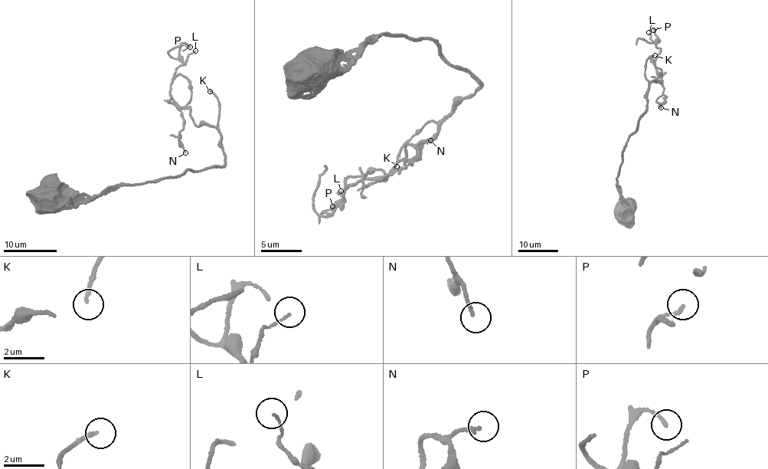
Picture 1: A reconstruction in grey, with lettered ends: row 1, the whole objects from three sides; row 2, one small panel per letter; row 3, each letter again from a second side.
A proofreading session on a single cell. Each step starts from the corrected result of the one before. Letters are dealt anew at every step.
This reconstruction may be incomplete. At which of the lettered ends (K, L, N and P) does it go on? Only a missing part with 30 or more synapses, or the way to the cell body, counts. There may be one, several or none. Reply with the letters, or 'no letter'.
K

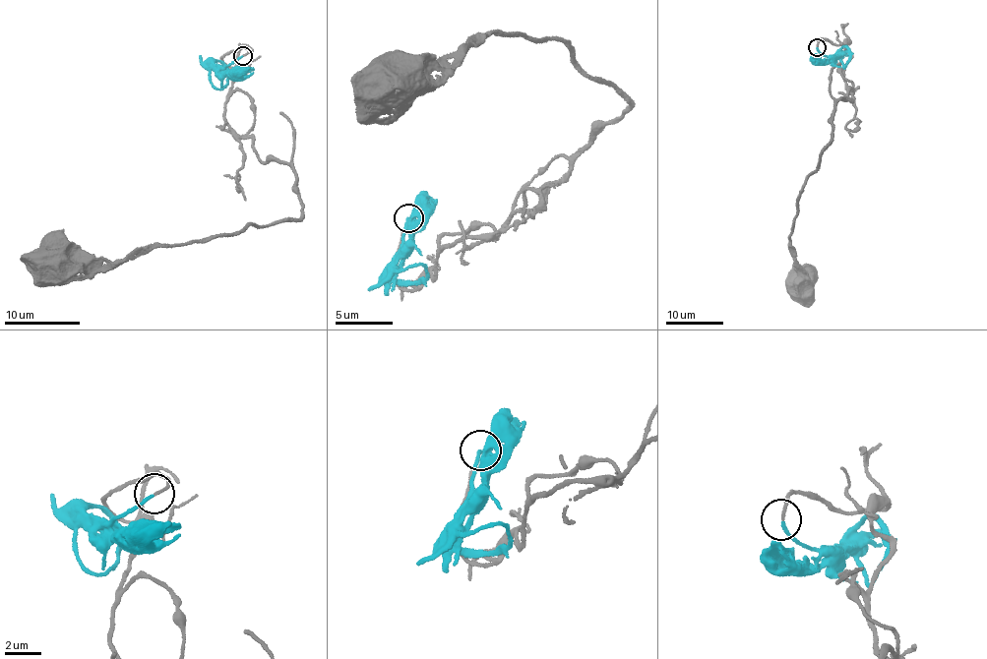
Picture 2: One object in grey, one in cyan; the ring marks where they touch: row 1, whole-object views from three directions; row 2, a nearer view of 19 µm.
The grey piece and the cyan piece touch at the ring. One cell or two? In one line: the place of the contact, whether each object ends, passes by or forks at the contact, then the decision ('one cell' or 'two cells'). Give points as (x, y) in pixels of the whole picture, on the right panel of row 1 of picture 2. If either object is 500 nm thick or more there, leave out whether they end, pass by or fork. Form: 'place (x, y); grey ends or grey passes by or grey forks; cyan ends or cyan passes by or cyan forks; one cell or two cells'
place (817, 47); grey ends; cyan ends; one cell

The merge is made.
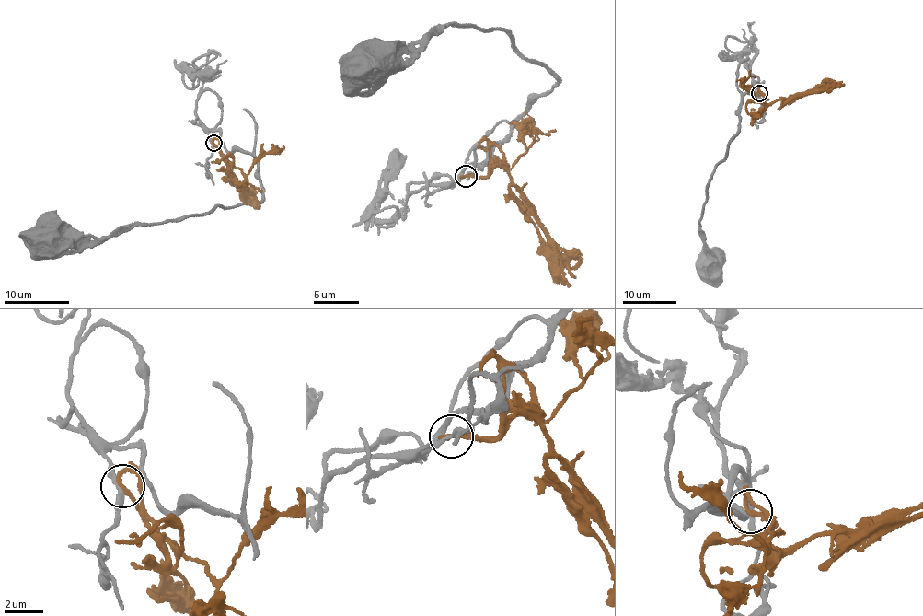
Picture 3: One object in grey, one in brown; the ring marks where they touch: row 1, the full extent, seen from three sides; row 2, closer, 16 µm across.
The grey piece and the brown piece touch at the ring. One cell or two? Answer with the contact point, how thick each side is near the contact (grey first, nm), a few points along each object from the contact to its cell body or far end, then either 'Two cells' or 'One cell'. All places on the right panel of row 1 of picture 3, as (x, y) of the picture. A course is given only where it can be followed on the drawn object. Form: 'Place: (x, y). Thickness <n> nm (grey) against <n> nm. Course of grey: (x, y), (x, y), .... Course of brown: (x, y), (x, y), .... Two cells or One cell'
Place: (759, 93). Thickness 220 nm (grey) against 170 nm. Course of grey: (760, 93), (757, 83), (756, 95), (744, 94), (740, 128), (705, 190), (699, 224), (709, 270). Course of brown: (758, 93), (765, 96), (763, 101), (767, 103), (819, 93), (844, 85). One cell

